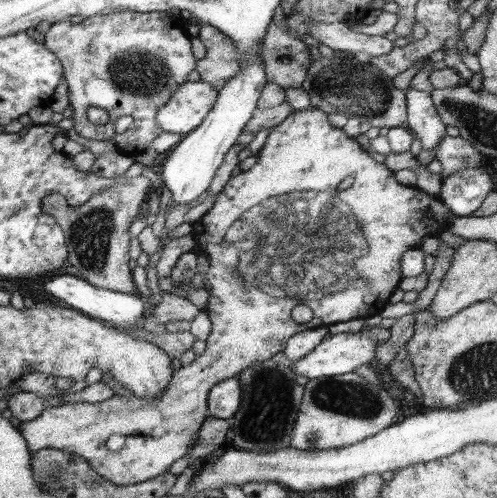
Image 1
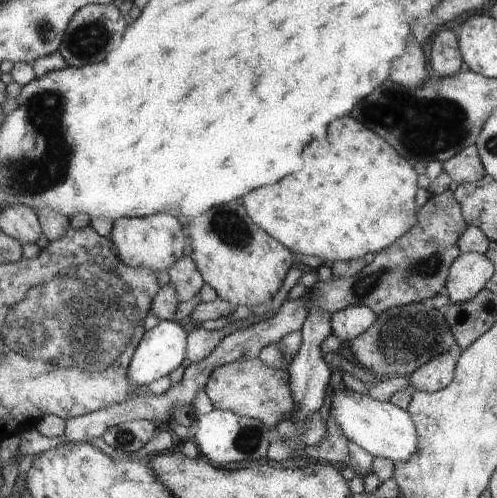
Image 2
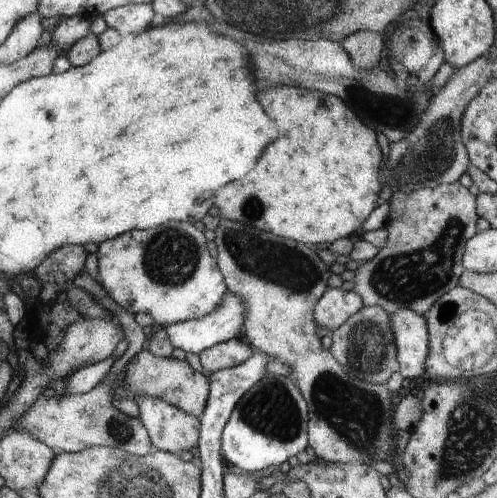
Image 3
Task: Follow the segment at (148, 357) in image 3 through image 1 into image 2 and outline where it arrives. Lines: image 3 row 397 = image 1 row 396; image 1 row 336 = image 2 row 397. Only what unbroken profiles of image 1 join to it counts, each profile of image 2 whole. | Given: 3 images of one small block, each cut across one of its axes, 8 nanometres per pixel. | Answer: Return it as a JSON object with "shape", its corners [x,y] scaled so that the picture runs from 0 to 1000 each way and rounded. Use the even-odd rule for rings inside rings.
{"shape":[[[513,719],[433,739],[433,747],[412,771],[412,791],[429,811],[429,823],[457,823],[485,839],[513,839],[533,847],[533,855],[541,855],[545,863],[553,863],[561,843],[586,843],[598,827],[598,811],[590,807],[581,767],[586,763],[577,743],[537,739],[521,727],[521,719]]]}

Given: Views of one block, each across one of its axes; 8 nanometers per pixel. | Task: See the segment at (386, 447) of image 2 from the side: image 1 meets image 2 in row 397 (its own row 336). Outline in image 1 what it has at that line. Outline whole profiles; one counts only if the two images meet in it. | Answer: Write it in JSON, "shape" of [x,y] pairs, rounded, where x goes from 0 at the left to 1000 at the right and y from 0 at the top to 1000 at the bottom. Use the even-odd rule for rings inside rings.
{"shape":[[[666,671],[662,679],[654,679],[650,687],[642,687],[630,707],[614,711],[602,723],[586,723],[581,735],[598,755],[614,755],[622,763],[634,759],[662,759],[662,755],[686,755],[686,751],[702,751],[710,747],[718,735],[726,731],[742,731],[742,723],[755,715],[755,695],[759,687],[746,683],[746,671]]]}

